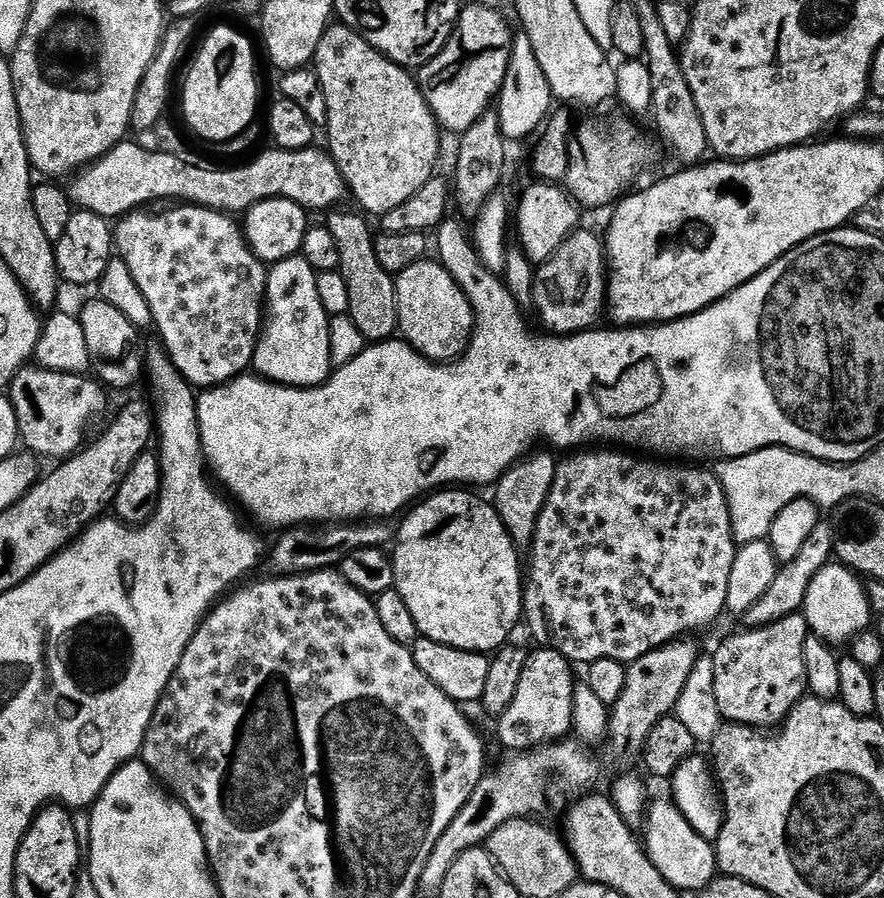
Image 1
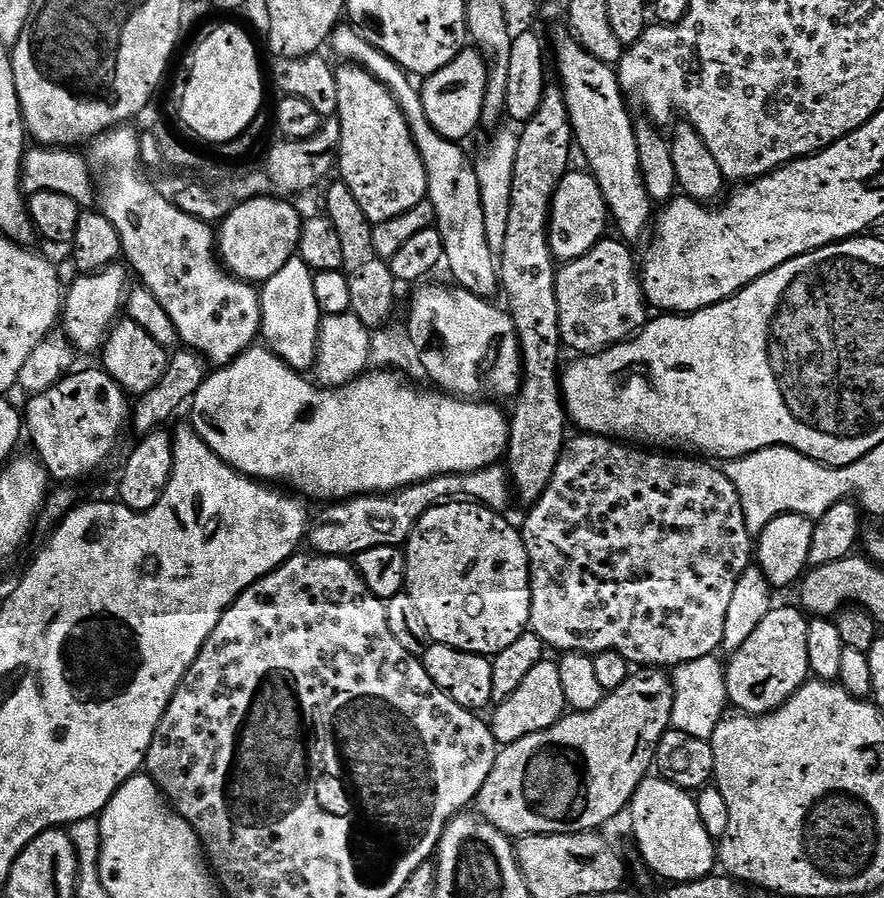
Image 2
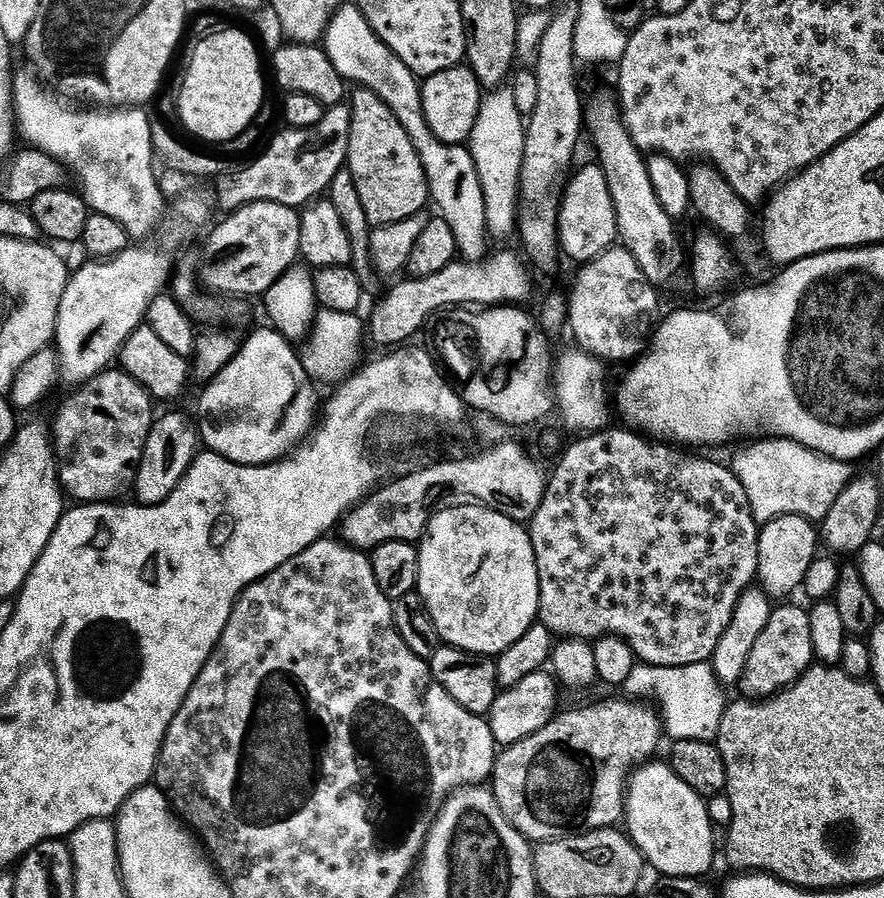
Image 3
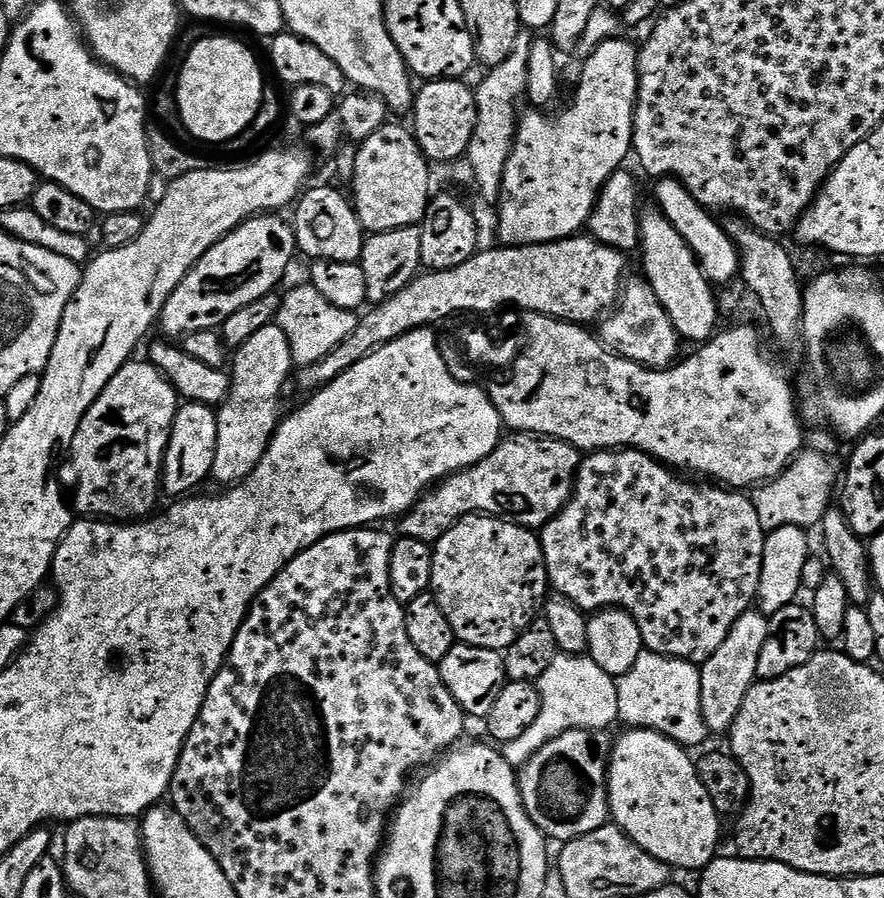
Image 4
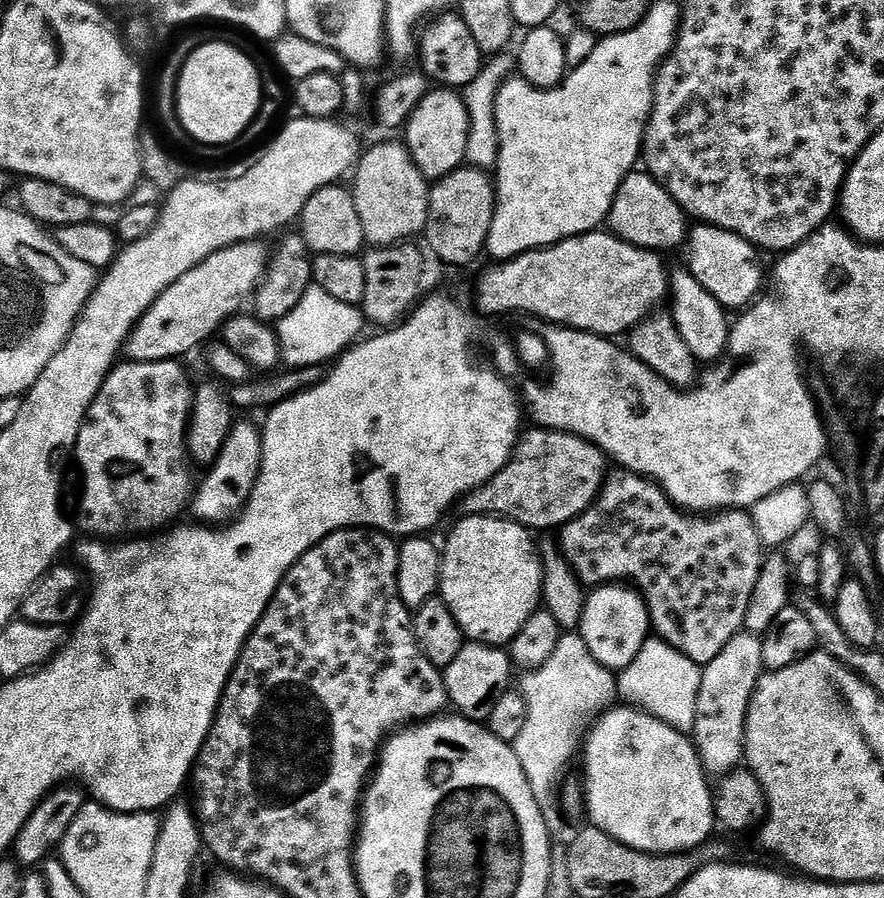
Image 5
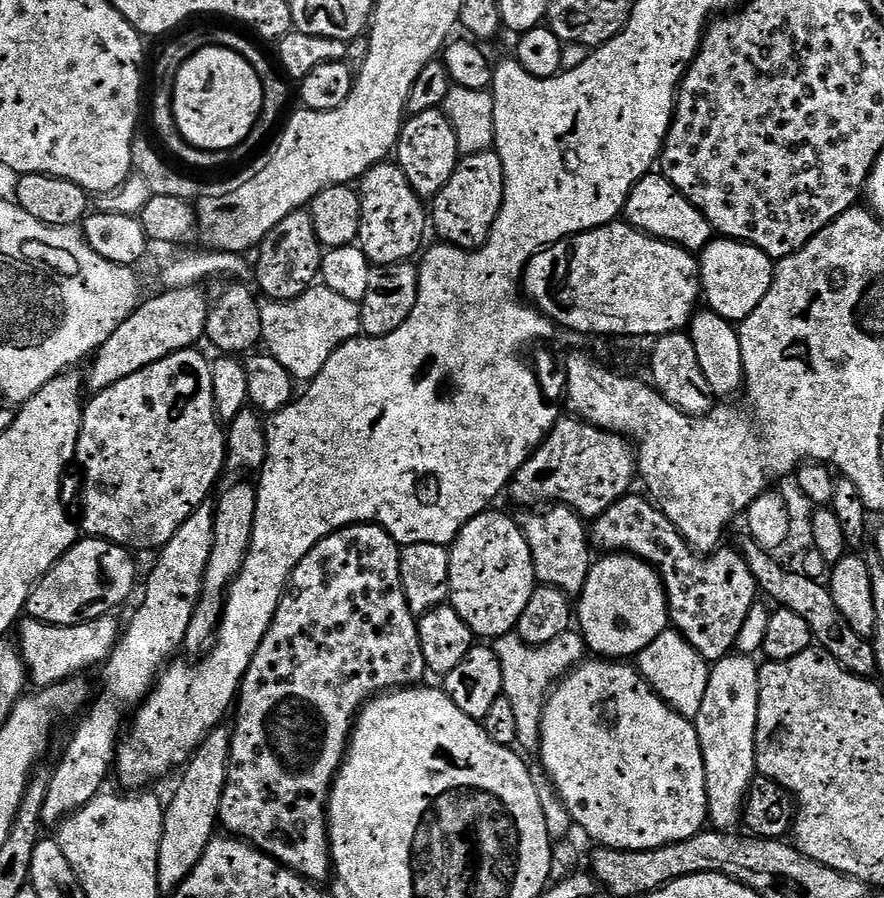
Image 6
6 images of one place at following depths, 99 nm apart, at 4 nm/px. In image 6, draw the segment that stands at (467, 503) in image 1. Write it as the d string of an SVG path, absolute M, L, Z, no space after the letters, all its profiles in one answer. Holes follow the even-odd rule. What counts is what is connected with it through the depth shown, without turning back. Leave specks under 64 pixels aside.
M504 512L478 514L450 545L450 605L476 638L497 638L511 633L538 586L530 546L519 523Z

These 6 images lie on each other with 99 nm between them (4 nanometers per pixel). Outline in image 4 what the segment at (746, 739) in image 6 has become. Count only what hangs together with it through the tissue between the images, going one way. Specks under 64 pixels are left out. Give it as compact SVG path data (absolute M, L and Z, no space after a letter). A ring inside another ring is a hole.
M749 610L740 616L730 630L726 642L700 668L701 676L701 714L708 724L709 733L727 733L732 727L734 718L757 679L758 654L768 637L770 620L767 615L756 610Z

